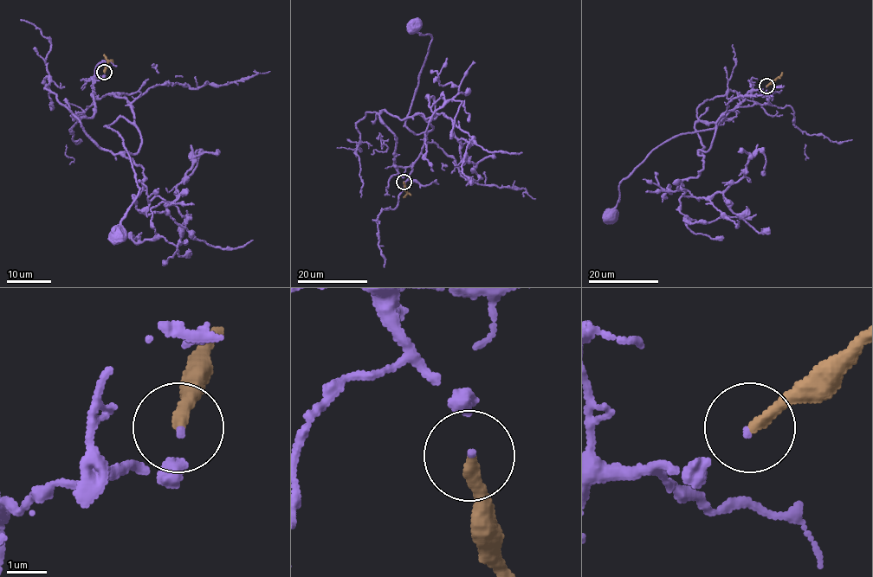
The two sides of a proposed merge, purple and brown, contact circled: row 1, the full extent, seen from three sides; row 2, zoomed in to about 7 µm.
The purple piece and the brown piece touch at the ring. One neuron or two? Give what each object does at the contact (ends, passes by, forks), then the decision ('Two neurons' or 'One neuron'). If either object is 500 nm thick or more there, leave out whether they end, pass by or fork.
At the ring purple ends. At the ring brown ends. One neuron

